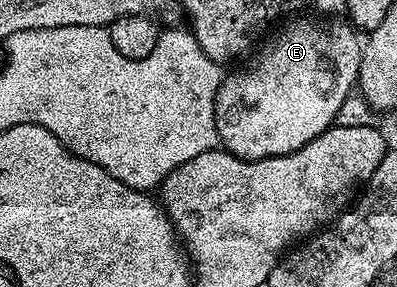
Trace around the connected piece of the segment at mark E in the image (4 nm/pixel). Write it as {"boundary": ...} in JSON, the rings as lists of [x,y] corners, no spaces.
{"boundary":[[[297,16],[289,21],[293,20],[282,30],[274,29],[260,43],[261,51],[246,66],[239,67],[234,74],[226,73],[221,79],[215,100],[217,137],[220,145],[236,158],[259,160],[283,156],[303,148],[338,121],[337,113],[340,112],[341,105],[348,100],[352,90],[354,93],[357,86],[363,45],[358,31],[348,21],[337,16],[328,20]]]}

